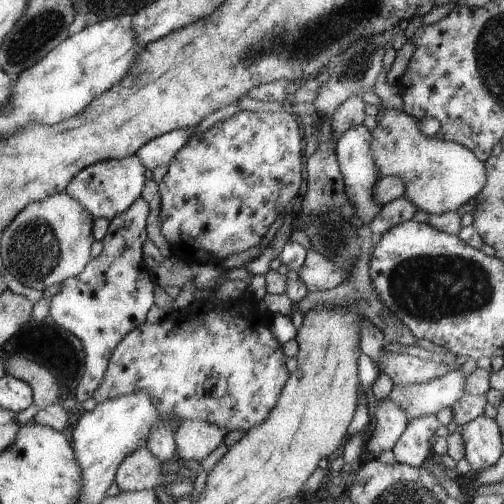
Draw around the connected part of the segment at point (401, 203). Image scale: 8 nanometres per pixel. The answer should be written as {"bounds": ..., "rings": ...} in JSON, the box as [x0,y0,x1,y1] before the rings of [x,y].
{"bounds":[368,197,416,237],"rings":[[[404,197],[391,200],[382,206],[382,210],[368,224],[375,237],[379,237],[393,226],[412,220],[416,214],[416,205]]]}

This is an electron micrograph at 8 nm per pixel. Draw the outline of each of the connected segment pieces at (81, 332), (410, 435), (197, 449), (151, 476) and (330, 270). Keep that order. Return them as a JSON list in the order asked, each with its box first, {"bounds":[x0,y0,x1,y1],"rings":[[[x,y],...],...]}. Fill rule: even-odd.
[{"bounds":[49,200,154,405],"rings":[[[135,200],[130,208],[111,220],[107,235],[101,240],[102,252],[92,258],[87,267],[76,276],[63,280],[60,291],[50,298],[49,315],[52,320],[77,336],[85,350],[85,369],[76,390],[78,405],[92,398],[106,375],[112,351],[119,346],[129,332],[142,326],[146,314],[154,307],[152,288],[142,288],[138,274],[146,270],[142,244],[146,242],[146,218],[148,203]]]},{"bounds":[393,414,441,467],"rings":[[[435,414],[412,419],[393,446],[395,462],[421,467],[426,459],[434,457],[434,433],[440,426],[441,422]]]},{"bounds":[175,420,227,463],"rings":[[[183,420],[175,430],[177,457],[200,463],[224,442],[227,434],[227,430],[215,424]]]},{"bounds":[115,446,178,491],"rings":[[[145,446],[134,451],[118,468],[115,482],[121,491],[145,491],[178,478],[163,472],[162,462]]]},{"bounds":[298,249,348,291],"rings":[[[308,249],[304,264],[298,272],[308,291],[327,291],[338,286],[348,273],[319,252]]]}]

